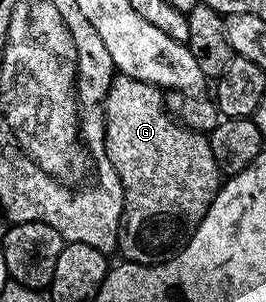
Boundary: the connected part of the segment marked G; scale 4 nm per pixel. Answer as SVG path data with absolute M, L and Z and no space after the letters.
M118 73L106 94L104 109L106 152L122 182L125 197L117 250L124 261L156 266L158 262L174 258L189 243L221 189L223 175L215 164L208 137L180 126L169 115L160 86Z

